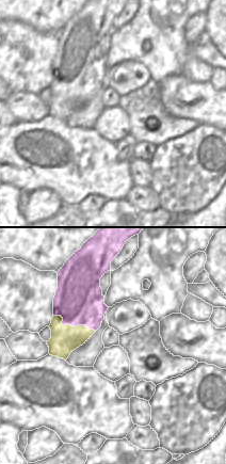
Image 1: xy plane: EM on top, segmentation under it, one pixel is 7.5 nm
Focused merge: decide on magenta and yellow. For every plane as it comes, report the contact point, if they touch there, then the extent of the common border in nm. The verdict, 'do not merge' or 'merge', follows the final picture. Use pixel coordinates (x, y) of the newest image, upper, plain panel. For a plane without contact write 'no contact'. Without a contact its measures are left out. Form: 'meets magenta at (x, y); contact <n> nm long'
meets magenta at (71, 86); contact 340 nm long

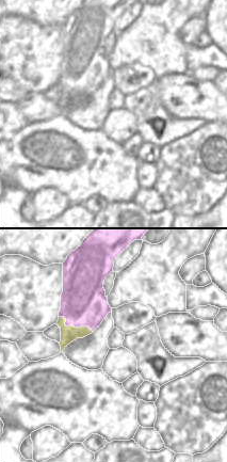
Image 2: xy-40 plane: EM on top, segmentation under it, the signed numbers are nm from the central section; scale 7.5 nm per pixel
meets magenta at (74, 86); contact 280 nm long

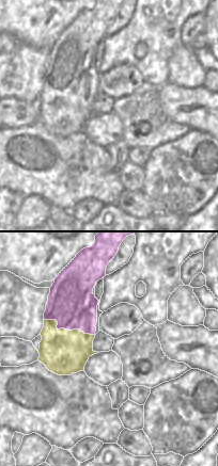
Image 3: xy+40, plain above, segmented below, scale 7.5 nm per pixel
meets magenta at (66, 91); contact 400 nm long

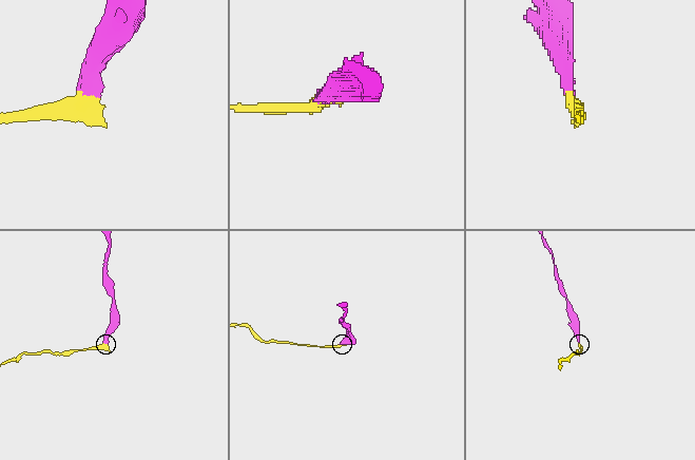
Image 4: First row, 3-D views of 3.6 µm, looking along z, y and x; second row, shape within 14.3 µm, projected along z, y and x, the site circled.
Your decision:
do not merge

